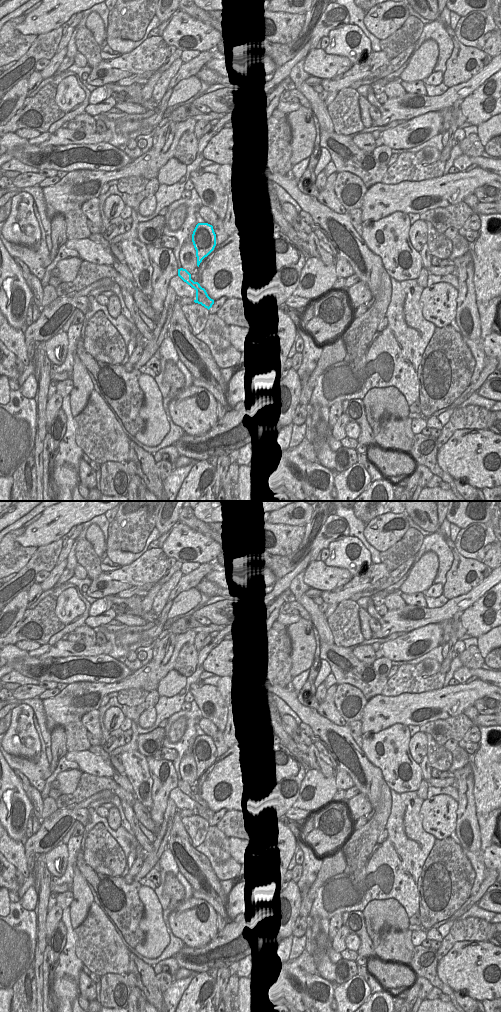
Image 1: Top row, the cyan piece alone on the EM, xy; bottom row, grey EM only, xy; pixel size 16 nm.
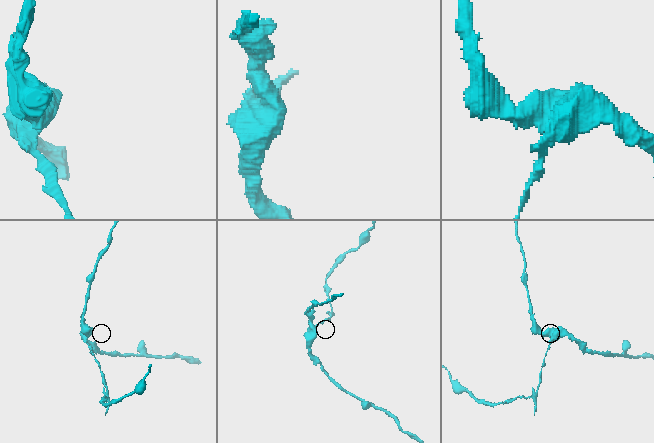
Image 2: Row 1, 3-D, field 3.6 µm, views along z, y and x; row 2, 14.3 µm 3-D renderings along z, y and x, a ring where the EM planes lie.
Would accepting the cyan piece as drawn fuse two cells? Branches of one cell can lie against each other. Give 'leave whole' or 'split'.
split

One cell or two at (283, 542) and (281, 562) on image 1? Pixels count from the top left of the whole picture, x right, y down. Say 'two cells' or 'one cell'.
two cells

